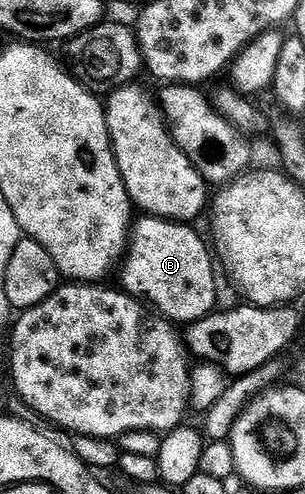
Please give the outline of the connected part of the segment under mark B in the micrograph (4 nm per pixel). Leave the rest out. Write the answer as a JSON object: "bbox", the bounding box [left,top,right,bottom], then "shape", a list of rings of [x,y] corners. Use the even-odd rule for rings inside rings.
{"bbox":[123,217,217,325],"shape":[[[144,217],[131,228],[130,242],[126,247],[126,258],[123,260],[124,284],[127,294],[157,307],[159,314],[173,324],[191,325],[204,319],[217,310],[216,307],[216,271],[212,268],[214,255],[209,244],[195,231],[195,226],[178,223],[170,219]]]}

